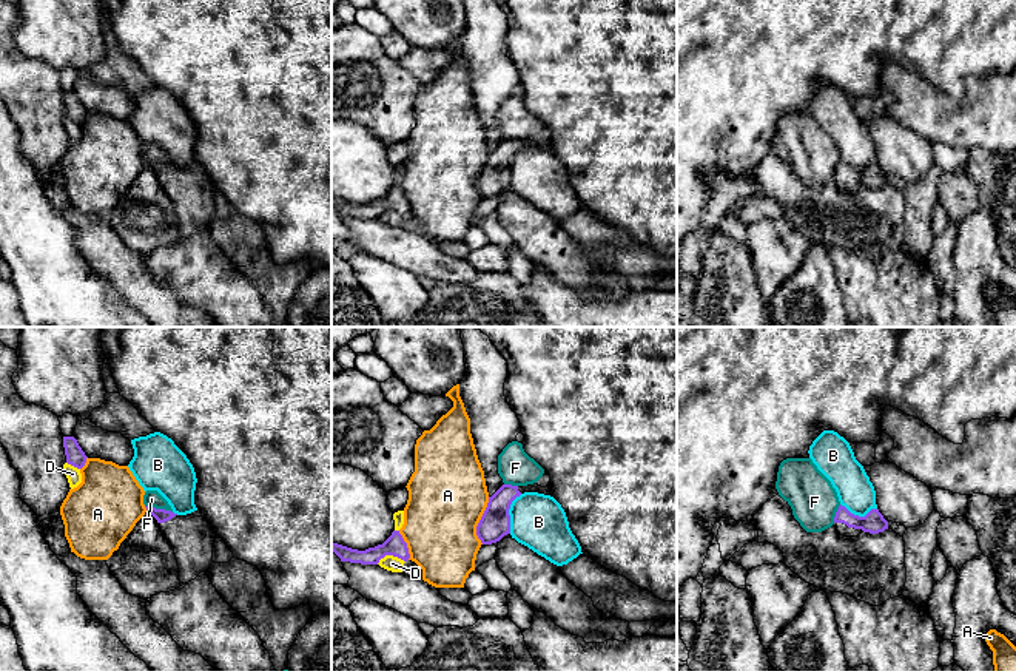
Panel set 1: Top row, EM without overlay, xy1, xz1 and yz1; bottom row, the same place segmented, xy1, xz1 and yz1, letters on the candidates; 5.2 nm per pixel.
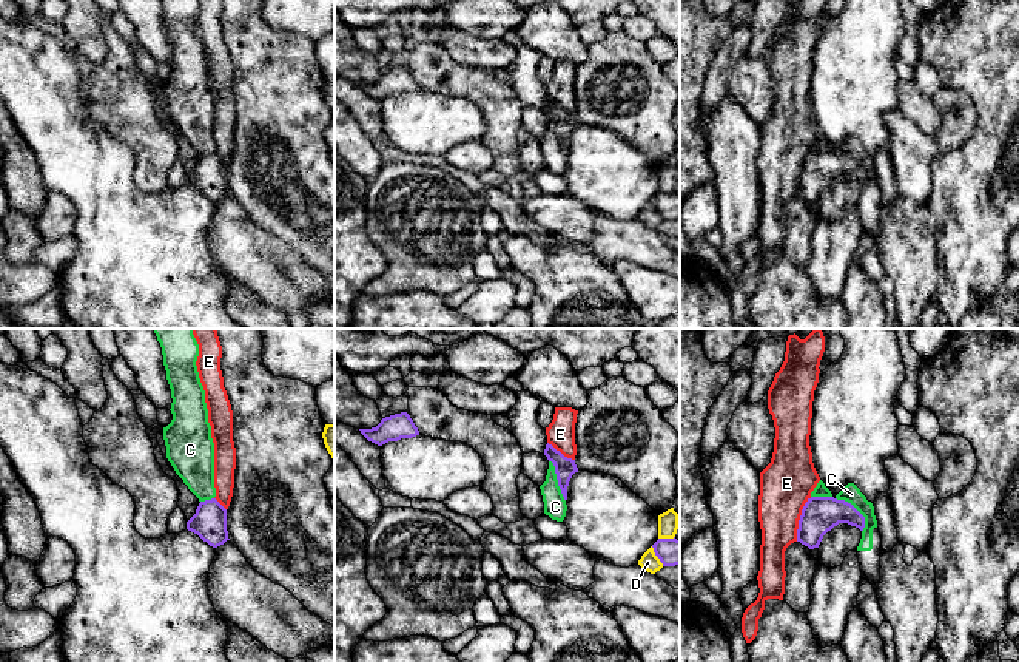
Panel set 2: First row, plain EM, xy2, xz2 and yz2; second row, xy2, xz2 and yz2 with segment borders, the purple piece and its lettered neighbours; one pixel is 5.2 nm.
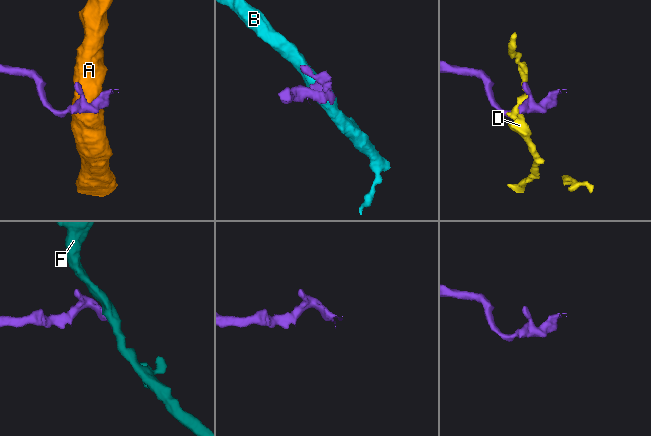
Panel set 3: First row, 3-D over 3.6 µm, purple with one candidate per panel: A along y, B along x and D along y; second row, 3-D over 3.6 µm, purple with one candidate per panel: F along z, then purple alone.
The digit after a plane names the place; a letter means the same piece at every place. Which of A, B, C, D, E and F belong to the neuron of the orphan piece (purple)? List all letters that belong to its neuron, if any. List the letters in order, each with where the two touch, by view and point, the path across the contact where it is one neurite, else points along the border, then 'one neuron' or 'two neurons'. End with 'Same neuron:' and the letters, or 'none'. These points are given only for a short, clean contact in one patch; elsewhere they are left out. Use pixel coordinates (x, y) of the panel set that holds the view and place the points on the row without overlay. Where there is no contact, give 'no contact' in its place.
A: contact xz1 (480, 175); two neurons
B: contact xz1 (508, 167); two neurons
C: contact yz2 (857, 165); border yz2 (836, 151), (848, 156), (864, 172), (862, 185); two neurons
D: contact xz1 (390, 209); two neurons
E: contact yz2 (800, 173); border yz2 (811, 151), (802, 164), (796, 195); two neurons
F: contact xy1 (159, 164); border xy1 (145, 159), (171, 167); two neurons
Same neuron: none

